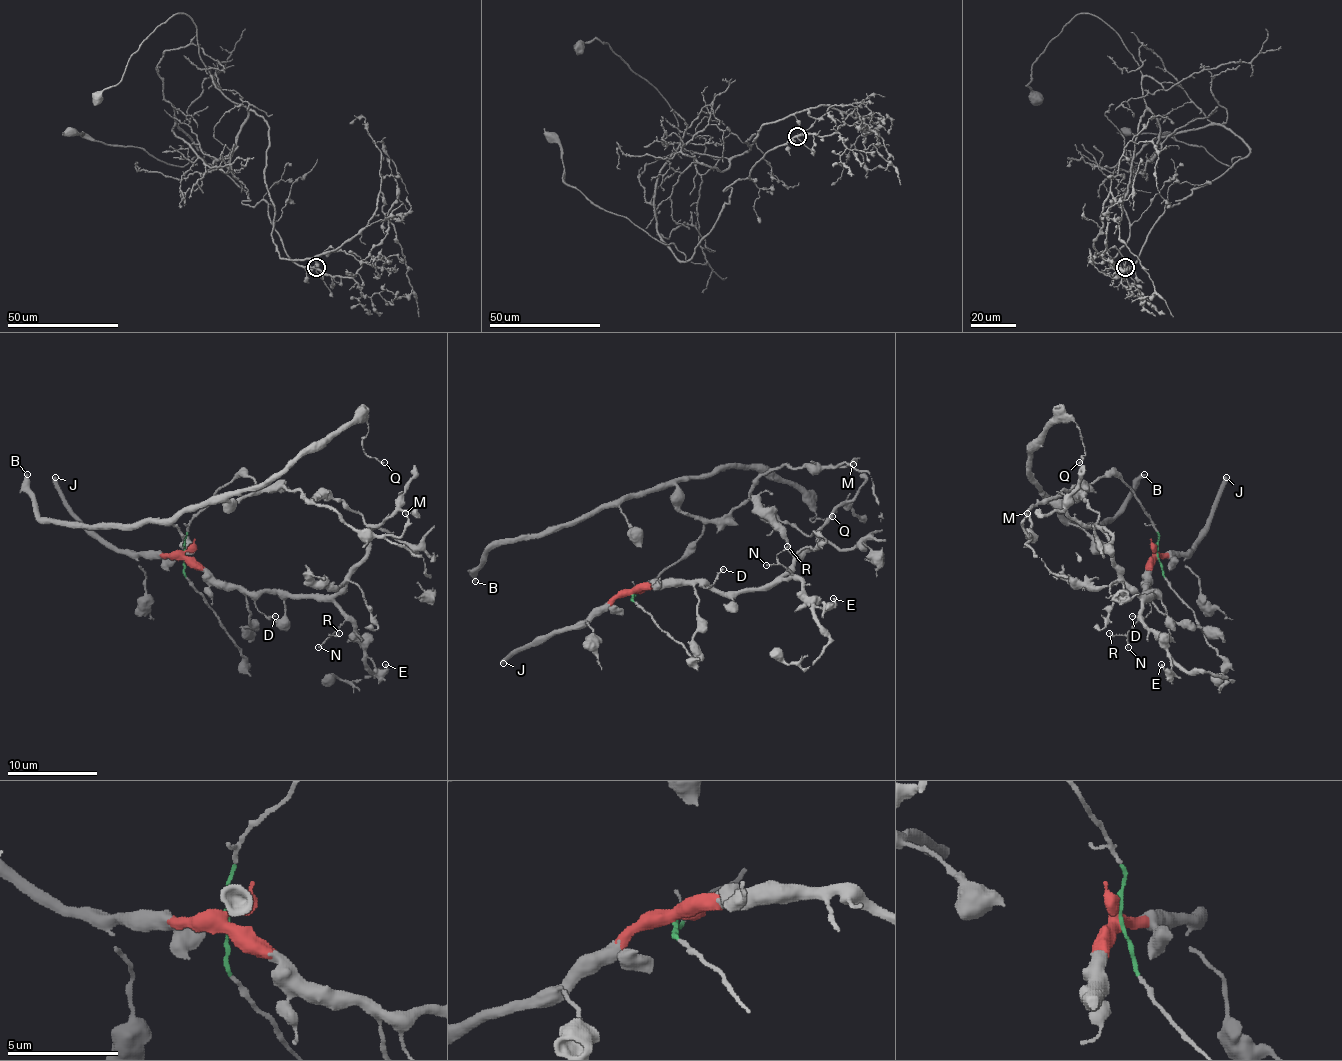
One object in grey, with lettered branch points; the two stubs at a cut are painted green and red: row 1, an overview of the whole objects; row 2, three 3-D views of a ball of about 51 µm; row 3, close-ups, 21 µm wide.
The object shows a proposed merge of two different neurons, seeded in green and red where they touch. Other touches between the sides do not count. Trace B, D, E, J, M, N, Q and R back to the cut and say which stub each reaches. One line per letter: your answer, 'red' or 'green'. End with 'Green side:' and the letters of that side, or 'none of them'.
B: green
D: red
E: red
J: red
M: green
N: red
Q: green
R: red
Green side: B, M, Q

